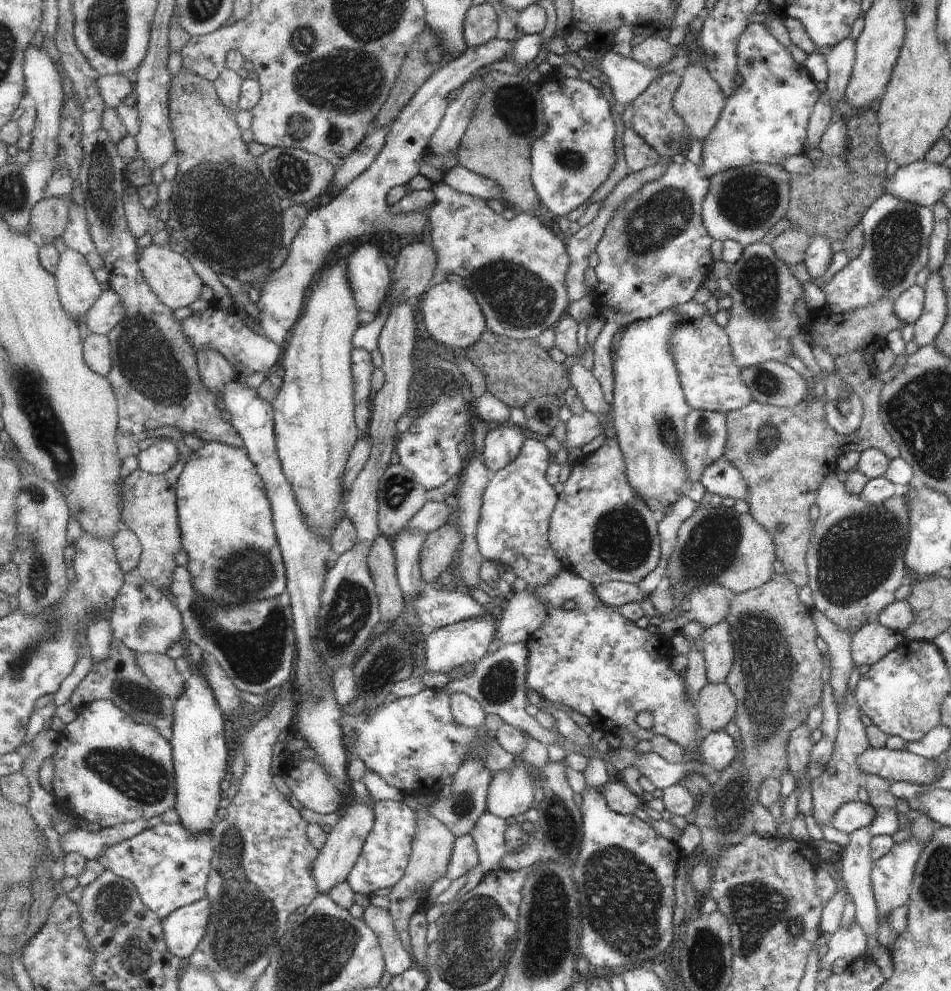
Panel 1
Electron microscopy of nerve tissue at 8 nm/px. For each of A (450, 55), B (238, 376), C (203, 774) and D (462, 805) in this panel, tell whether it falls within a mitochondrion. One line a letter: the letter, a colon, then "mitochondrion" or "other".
A: other
B: other
C: other
D: mitochondrion

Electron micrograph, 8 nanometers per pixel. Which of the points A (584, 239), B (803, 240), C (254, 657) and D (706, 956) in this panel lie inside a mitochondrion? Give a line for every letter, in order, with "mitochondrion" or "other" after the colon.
A: other
B: other
C: mitochondrion
D: mitochondrion

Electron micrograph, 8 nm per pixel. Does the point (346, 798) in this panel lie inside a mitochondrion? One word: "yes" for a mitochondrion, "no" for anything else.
no

